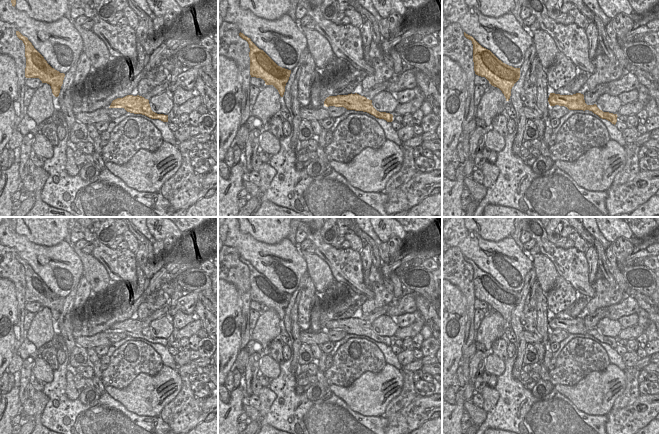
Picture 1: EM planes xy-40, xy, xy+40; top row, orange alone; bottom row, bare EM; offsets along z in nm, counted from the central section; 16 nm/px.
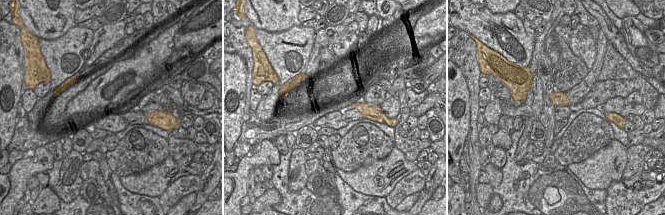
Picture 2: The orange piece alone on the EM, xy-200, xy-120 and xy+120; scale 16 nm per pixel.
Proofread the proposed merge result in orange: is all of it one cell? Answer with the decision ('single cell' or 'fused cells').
fused cells

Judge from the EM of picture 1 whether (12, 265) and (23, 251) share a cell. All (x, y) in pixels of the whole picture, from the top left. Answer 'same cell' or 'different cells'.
different cells

